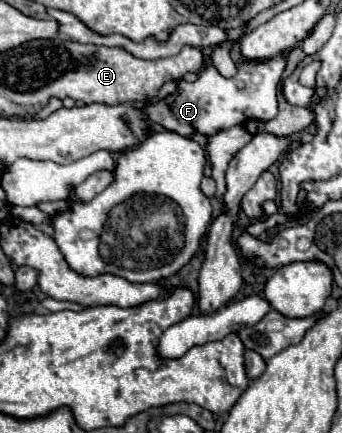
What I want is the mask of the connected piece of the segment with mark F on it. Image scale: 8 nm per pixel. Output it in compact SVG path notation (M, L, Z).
M277 55L267 61L243 61L237 65L237 75L225 79L219 71L207 63L195 83L177 81L177 91L155 103L145 107L149 121L163 125L169 131L179 135L213 135L217 131L231 129L235 125L243 125L247 119L267 121L277 115L277 85L285 67L285 57Z

